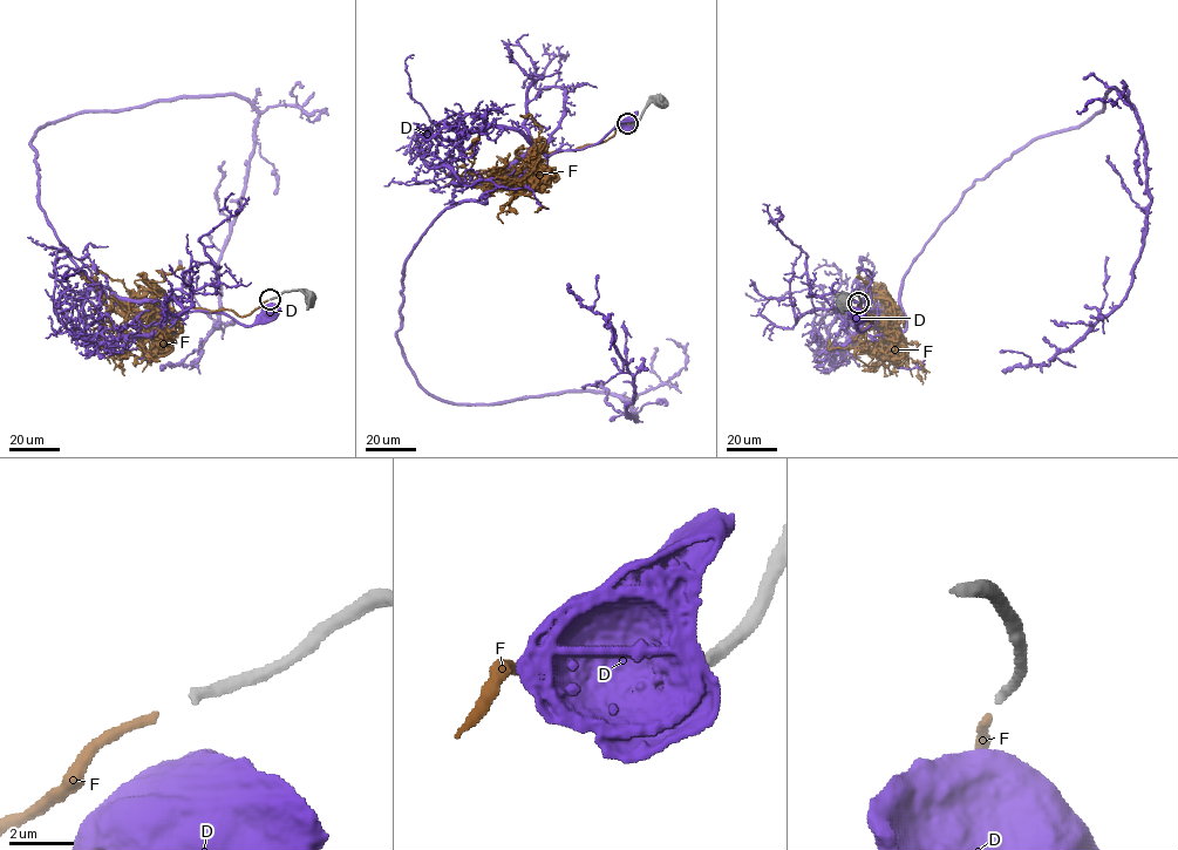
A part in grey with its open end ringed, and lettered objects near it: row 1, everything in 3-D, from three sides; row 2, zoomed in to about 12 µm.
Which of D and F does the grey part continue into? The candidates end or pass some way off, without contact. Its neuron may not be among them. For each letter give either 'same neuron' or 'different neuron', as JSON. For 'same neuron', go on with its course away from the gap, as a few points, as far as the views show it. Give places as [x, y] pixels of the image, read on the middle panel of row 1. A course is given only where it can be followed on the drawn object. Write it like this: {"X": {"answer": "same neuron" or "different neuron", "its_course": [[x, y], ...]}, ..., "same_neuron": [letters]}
{"D": {"answer": "different neuron"}, "F": {"answer": "same neuron", "its_course": [[625, 123], [606, 140], [573, 149], [521, 148], [517, 163], [526, 171], [491, 182], [470, 170], [478, 135]]}, "same_neuron": ["F"]}

